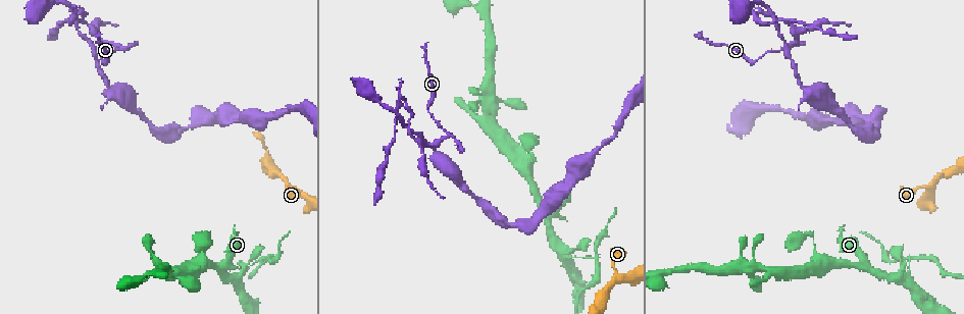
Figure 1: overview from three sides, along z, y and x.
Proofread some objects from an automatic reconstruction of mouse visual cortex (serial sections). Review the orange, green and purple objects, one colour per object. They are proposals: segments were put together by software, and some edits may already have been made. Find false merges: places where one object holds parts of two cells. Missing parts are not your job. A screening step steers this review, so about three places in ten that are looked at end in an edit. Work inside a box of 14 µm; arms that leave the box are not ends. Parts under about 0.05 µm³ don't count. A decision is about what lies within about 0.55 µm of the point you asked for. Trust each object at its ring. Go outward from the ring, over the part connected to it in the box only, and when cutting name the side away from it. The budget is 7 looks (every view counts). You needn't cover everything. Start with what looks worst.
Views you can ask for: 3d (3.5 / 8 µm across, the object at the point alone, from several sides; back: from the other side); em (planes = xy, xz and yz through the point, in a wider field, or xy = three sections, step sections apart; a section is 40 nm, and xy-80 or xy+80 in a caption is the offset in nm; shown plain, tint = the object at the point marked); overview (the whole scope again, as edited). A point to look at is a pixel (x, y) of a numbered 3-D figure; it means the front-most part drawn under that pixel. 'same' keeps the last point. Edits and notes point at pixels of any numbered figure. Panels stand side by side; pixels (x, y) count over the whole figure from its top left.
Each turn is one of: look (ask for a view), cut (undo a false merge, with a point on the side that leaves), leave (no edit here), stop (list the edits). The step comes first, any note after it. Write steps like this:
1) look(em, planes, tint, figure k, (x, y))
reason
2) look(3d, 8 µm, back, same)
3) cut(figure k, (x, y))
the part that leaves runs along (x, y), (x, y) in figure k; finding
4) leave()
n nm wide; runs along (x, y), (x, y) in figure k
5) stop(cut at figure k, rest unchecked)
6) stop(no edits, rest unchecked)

look(3d, 3.5 µm, figure 1, (121, 47))
abrupt turn

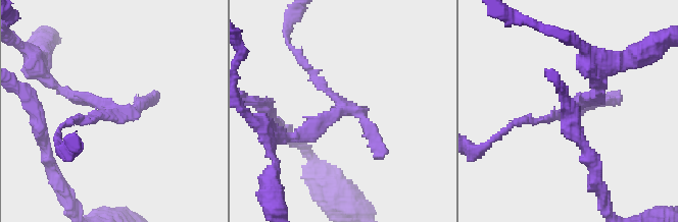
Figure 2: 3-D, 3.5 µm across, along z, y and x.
look(em, xy, step 1, tint, figure 2, (344, 109))
need the tissue

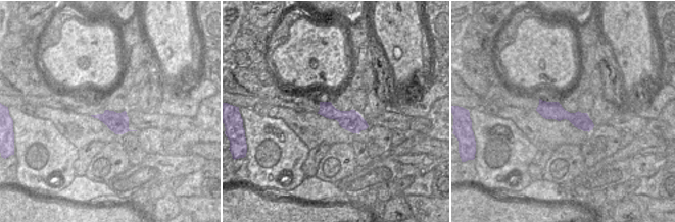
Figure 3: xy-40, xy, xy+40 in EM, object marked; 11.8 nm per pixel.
leave()
runs along (541, 103), (548, 110), (590, 126) in figure 3; all the same cell

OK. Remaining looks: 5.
look(3d, 3.5 µm, back, figure 1, (83, 20))
arms run side by side

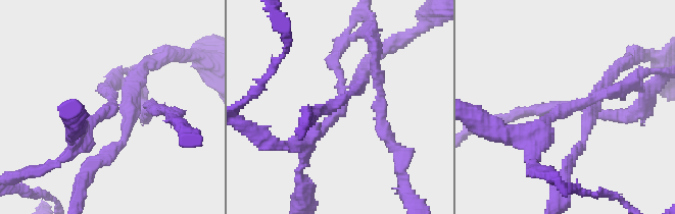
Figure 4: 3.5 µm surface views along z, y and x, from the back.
look(em, xy, step 2, tint, figure 4, (580, 107))

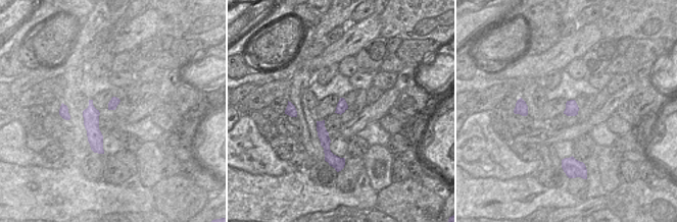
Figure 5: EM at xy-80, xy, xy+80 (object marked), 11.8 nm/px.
leave()
130 nm wide; runs along (308, 137), (337, 103) in figure 4; all the same cell

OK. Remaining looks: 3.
look(em, xy, step 2, tint, figure 1, (866, 268))
three-way junction

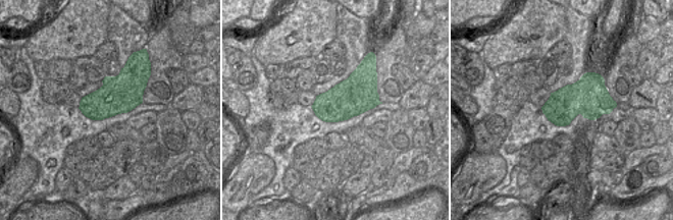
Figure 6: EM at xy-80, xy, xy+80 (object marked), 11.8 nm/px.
look(3d, 3.5 µm, same)
see where the arms go

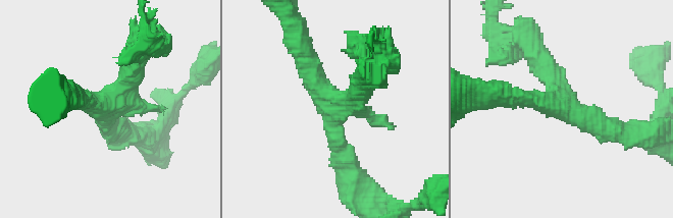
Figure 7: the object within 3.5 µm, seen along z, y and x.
leave()
all the same cell

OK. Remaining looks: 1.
stop(no edits, rest unchecked)

